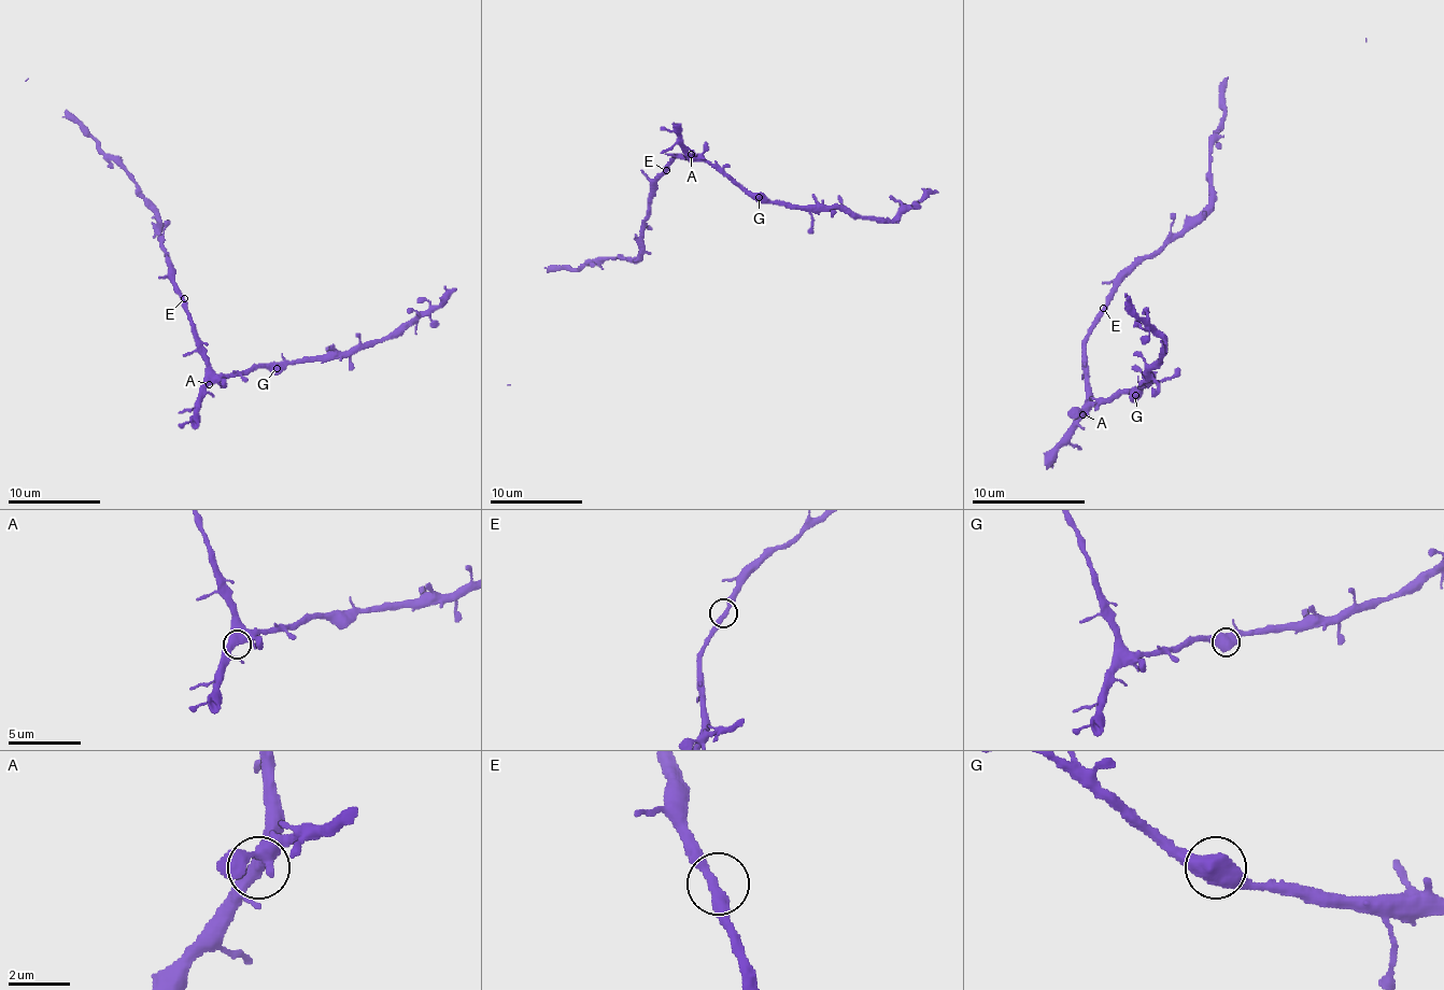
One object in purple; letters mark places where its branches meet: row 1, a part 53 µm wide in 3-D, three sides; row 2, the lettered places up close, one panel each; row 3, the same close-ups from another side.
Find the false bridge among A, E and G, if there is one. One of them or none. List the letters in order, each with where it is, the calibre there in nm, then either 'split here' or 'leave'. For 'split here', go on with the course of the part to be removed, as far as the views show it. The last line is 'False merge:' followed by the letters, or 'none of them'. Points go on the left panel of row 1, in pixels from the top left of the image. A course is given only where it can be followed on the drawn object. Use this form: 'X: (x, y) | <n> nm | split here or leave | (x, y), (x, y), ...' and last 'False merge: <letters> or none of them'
A: (209, 384) | 550 nm | leave
E: (184, 298) | 340 nm | leave
G: (277, 368) | 750 nm | leave
False merge: none of them

